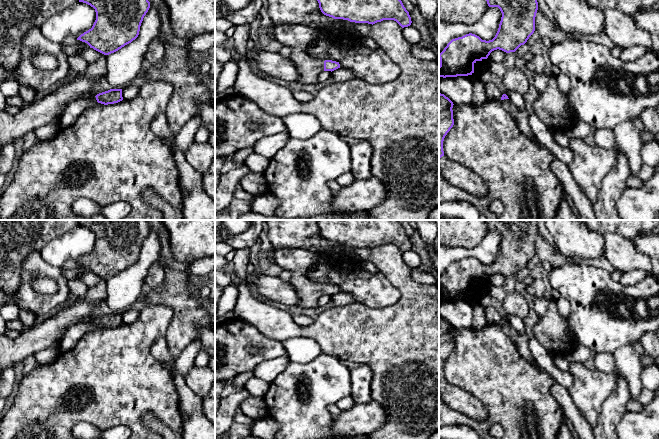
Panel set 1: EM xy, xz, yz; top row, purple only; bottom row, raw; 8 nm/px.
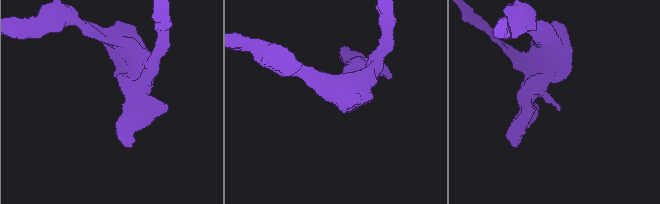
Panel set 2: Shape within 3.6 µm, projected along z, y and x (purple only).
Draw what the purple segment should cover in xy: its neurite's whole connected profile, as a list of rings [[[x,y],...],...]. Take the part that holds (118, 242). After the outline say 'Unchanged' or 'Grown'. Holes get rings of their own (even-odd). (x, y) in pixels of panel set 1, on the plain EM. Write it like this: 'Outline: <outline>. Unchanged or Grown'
Outline: [[[78,220],[93,231],[96,244],[77,264],[109,279],[135,264],[150,232],[147,220]]]. Unchanged

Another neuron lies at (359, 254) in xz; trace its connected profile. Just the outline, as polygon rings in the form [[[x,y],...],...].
[[[335,243],[334,256],[342,259],[352,259],[356,262],[368,261],[372,248],[355,247],[343,243]]]

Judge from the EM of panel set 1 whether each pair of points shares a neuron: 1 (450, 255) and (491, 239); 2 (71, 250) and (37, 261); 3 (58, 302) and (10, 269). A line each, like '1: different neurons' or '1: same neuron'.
1: same neuron
2: different neurons
3: different neurons

